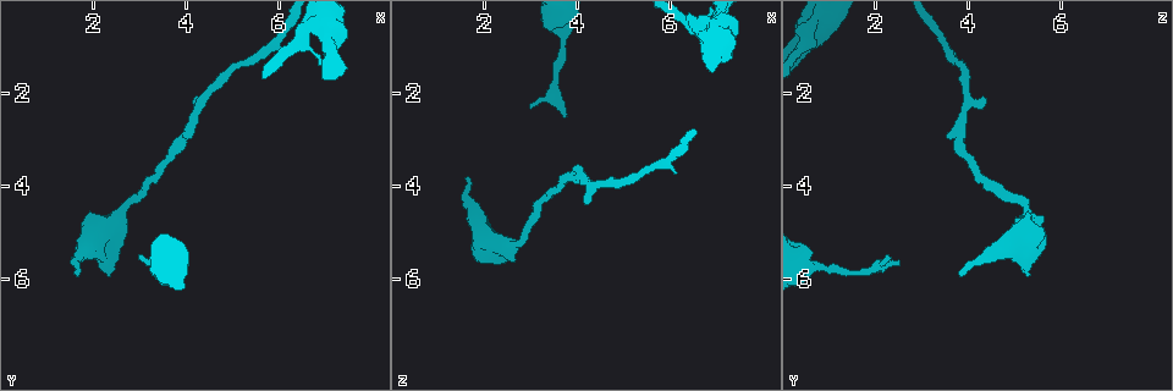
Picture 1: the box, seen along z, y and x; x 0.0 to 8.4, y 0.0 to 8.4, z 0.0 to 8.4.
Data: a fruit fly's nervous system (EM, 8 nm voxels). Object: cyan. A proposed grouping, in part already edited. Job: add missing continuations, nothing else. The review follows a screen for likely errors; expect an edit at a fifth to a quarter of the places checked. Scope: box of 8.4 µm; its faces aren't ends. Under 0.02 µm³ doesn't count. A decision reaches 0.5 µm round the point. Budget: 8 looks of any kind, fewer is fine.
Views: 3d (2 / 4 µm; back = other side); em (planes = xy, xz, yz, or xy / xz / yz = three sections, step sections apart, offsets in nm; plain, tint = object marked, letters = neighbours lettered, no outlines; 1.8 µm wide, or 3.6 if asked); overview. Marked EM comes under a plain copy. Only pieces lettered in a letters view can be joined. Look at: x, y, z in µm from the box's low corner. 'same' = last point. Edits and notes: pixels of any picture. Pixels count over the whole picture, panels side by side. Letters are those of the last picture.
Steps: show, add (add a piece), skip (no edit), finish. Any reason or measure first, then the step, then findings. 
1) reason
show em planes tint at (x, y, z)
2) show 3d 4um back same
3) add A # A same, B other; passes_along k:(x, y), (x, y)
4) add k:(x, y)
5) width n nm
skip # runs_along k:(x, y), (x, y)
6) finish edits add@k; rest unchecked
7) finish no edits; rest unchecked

free end
show 3d 2um at (1.60, 5.95, 3.85)

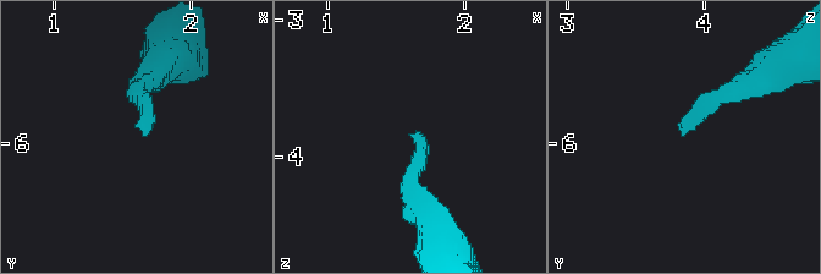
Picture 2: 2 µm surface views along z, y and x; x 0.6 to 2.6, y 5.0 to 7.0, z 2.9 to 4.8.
need the tissue
show em planes letters at (1.66, 5.94, 3.82)

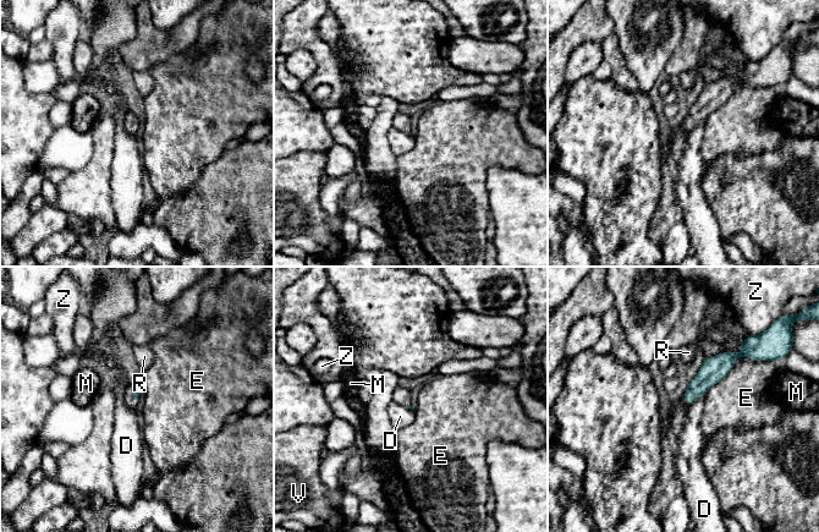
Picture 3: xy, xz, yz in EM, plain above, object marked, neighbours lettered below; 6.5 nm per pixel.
longest_contact E 420 nm
skip # D other, E other, M other, R other, V other, Z other; border 3:(704, 393), (687, 405); no lettered piece goes on from it

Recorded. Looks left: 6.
narrows sharply
show em planes letters at (3.55, 5.85, 1.60)

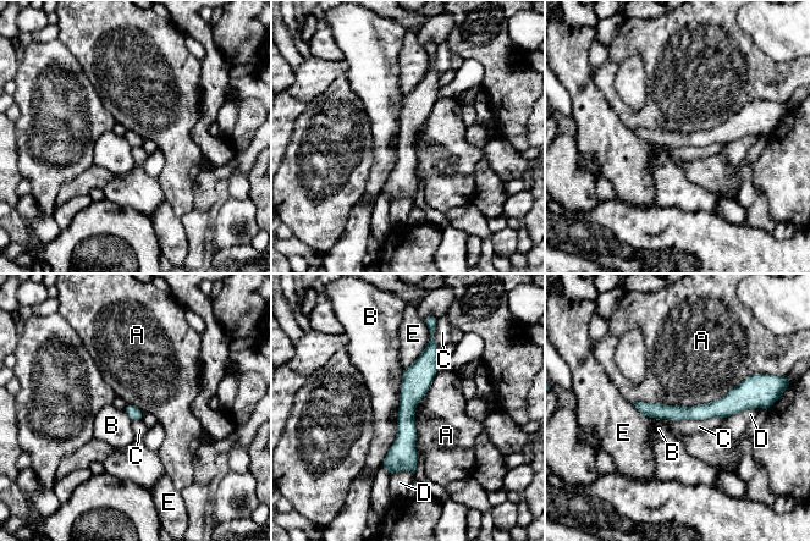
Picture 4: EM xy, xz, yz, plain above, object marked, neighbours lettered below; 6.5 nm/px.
skip # A other, B other, C other, D other, E other; border 4:(758, 371), (709, 402), (632, 403); none of them fits

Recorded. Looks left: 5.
three arms meet
show em planes tint at (6.75, 0.55, 0.50)

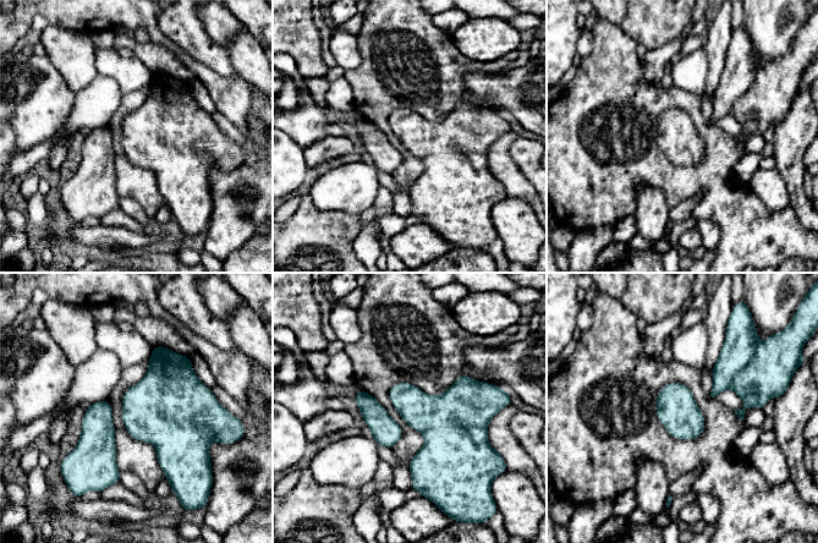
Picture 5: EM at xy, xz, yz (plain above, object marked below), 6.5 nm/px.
see the neighbours
show em planes letters same

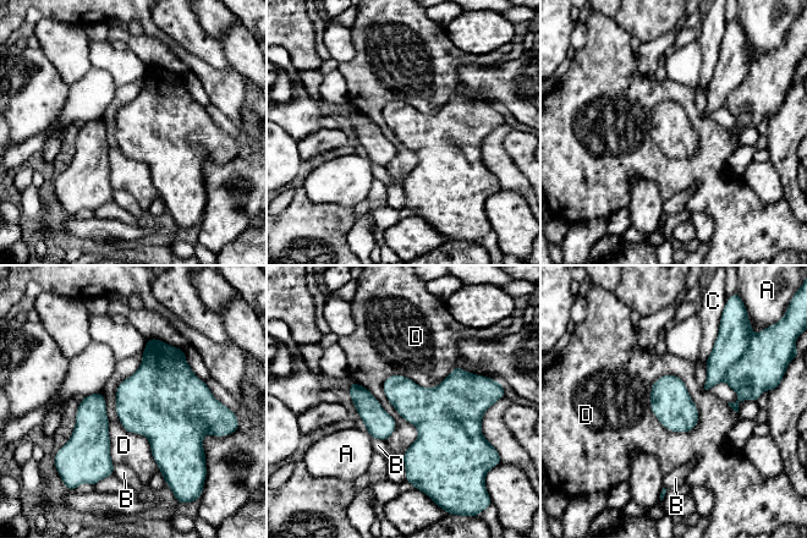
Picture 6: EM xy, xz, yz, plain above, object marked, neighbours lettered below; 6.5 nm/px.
width 260 nm; longest_contact D 700 nm
skip # A other, B other, C other, D other; none of them fits

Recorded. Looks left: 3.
finish no edits; rest unchecked

